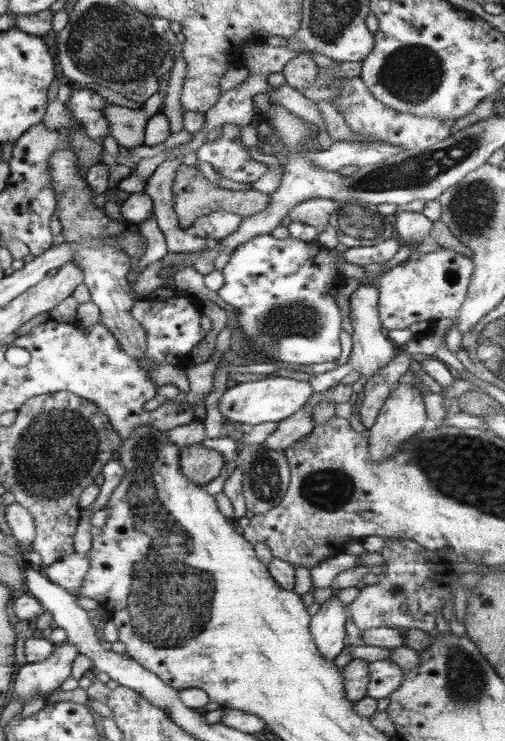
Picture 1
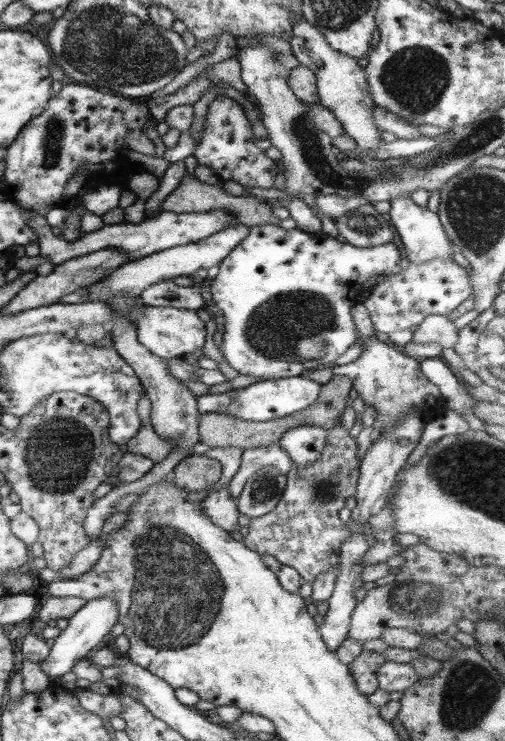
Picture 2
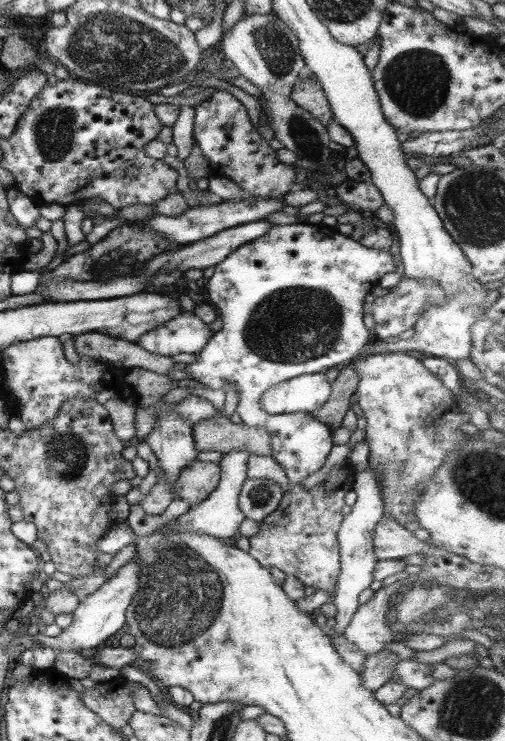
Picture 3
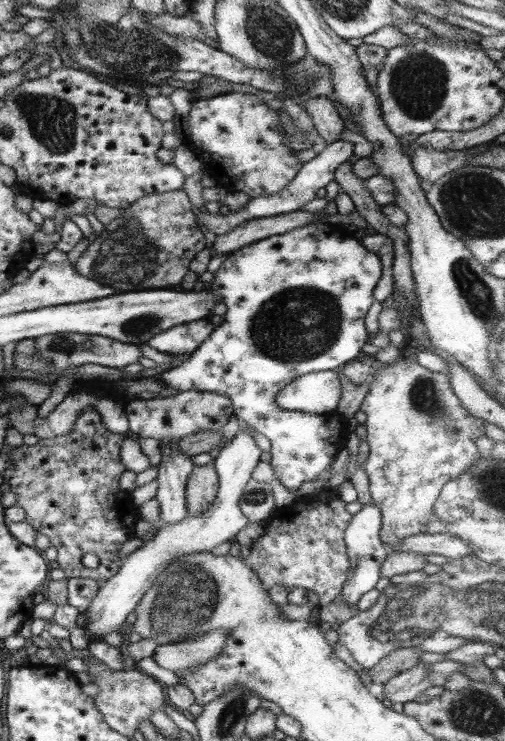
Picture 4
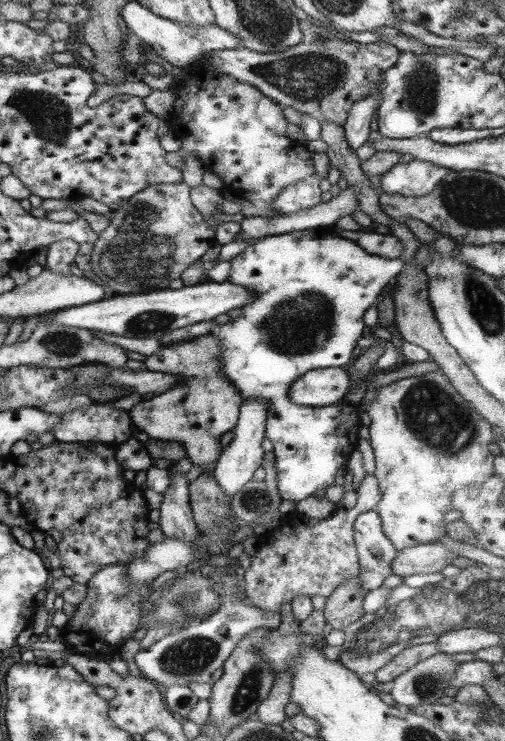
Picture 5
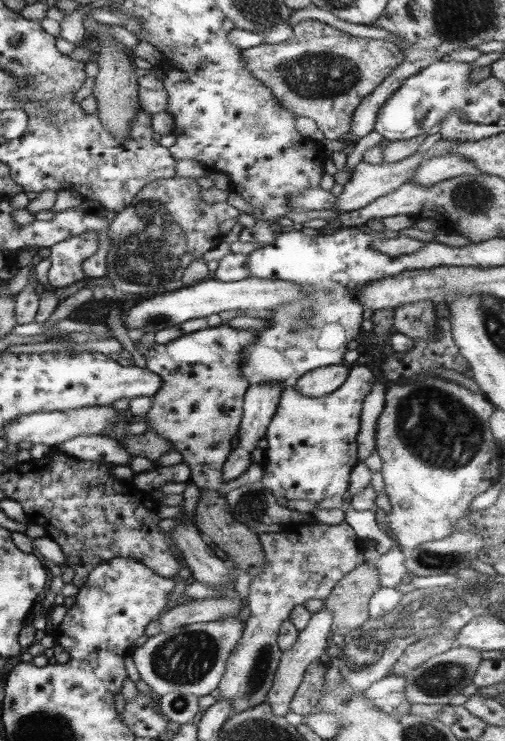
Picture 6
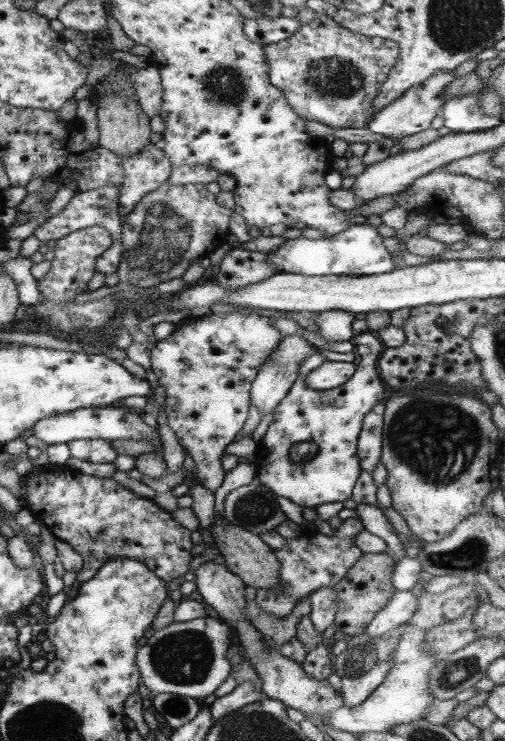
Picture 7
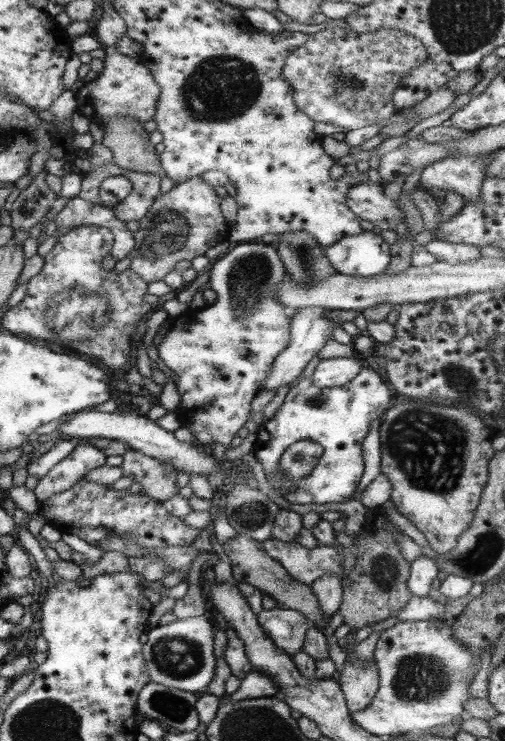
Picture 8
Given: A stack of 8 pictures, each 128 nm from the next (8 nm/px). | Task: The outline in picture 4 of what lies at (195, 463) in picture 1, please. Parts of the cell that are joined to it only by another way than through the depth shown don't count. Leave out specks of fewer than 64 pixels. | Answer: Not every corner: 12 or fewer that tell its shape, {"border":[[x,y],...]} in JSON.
{"border":[[212,462],[196,465],[185,489],[189,516],[208,510],[219,489]]}

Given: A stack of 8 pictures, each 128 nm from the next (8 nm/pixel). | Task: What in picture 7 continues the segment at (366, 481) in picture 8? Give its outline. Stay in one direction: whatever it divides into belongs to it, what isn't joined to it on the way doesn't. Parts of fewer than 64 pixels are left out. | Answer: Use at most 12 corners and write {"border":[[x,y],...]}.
{"border":[[385,402],[364,417],[357,442],[361,470],[381,463]]}

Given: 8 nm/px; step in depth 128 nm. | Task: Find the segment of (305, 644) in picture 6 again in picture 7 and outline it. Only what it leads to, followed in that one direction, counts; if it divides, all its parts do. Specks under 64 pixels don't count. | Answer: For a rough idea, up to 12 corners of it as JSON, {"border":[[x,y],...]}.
{"border":[[333,587],[304,598],[309,617],[322,636],[334,624],[338,608]]}

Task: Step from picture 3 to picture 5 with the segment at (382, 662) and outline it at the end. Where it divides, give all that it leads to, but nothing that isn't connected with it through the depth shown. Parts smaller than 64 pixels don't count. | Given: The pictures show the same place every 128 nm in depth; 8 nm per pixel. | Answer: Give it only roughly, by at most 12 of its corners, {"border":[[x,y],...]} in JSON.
{"border":[[436,641],[405,648],[375,672],[381,683],[398,678],[438,652]]}

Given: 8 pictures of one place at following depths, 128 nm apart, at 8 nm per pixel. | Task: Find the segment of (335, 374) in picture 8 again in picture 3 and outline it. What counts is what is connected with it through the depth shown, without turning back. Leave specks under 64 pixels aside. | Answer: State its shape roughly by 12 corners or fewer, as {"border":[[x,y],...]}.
{"border":[[324,372],[291,378],[264,391],[268,414],[312,413],[328,403]]}

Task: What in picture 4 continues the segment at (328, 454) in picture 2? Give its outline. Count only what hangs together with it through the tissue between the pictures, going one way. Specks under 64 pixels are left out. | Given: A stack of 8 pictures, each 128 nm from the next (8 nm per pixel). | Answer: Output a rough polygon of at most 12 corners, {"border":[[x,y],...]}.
{"border":[[335,492],[276,508],[250,546],[263,588],[341,594],[353,515]]}

